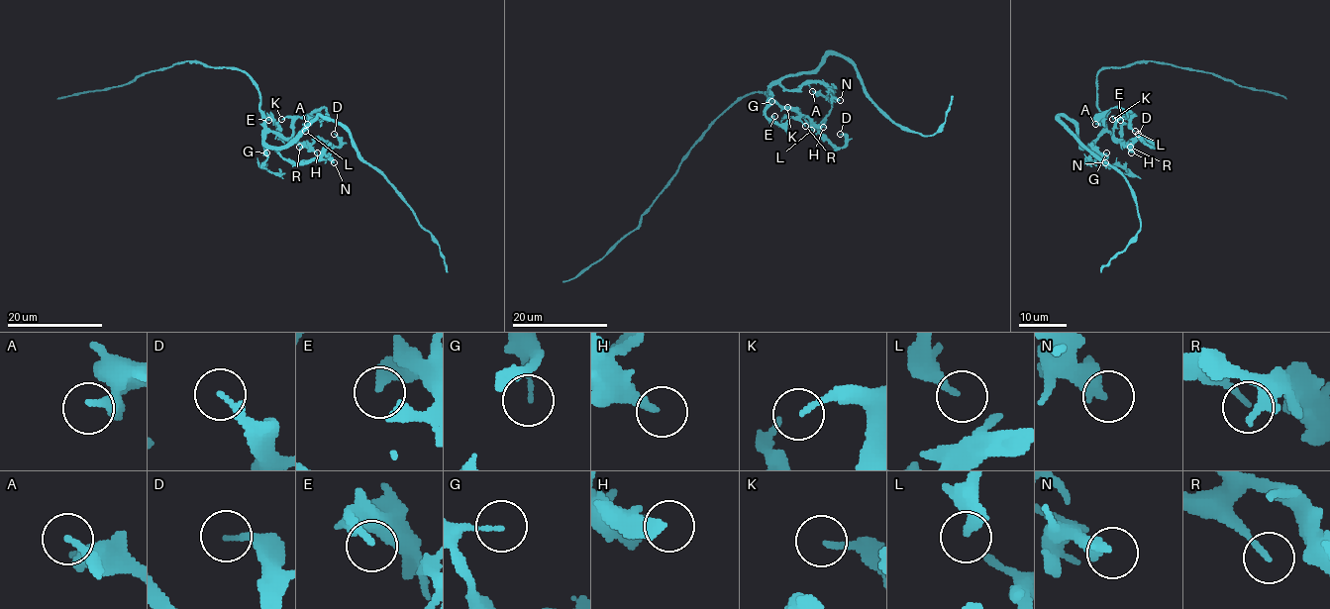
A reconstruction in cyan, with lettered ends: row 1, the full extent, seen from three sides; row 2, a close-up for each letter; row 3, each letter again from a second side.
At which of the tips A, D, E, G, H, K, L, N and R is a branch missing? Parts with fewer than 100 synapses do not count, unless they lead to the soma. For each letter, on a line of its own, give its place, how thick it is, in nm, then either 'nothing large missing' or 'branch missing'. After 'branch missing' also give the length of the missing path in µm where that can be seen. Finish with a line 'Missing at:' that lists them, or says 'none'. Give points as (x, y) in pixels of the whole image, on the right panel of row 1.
A: (1095, 124) | 280 nm | nothing large missing
D: (1138, 134) | 180 nm | nothing large missing
E: (1120, 120) | 260 nm | nothing large missing
G: (1106, 152) | 120 nm | nothing large missing
H: (1131, 152) | 320 nm | nothing large missing
K: (1112, 119) | 160 nm | nothing large missing
L: (1135, 131) | 190 nm | nothing large missing
N: (1105, 162) | 280 nm | nothing large missing
R: (1130, 147) | 140 nm | nothing large missing
Missing at: none

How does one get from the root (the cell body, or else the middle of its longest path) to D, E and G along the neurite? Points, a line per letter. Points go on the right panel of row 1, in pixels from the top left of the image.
D: (1104, 129), (1120, 142), (1131, 145), (1136, 140), (1146, 140), (1152, 147), (1138, 134)
E: (1104, 129), (1122, 140), (1122, 126), (1128, 120), (1124, 117), (1120, 120)
G: (1104, 129), (1094, 148), (1099, 152), (1106, 152)

